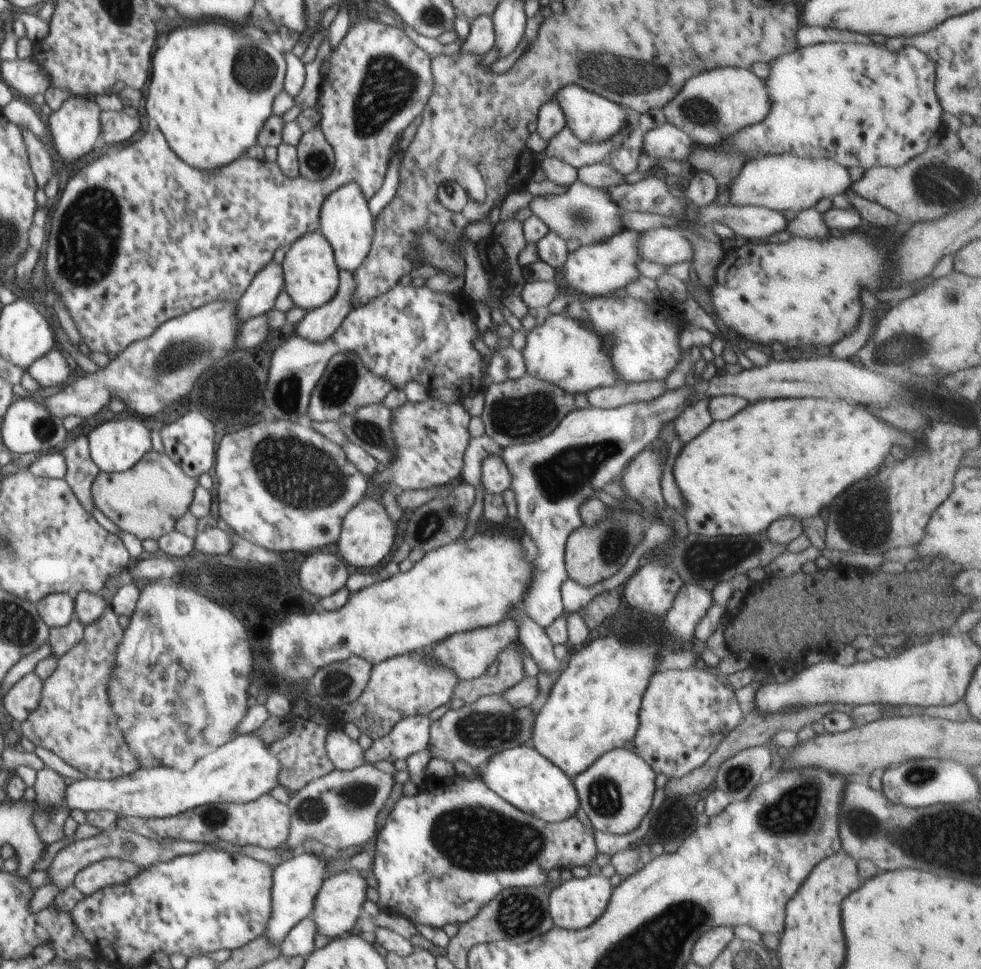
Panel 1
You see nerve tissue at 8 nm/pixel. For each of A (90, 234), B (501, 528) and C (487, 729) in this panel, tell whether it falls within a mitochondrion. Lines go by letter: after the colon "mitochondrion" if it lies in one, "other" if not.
A: mitochondrion
B: other
C: mitochondrion

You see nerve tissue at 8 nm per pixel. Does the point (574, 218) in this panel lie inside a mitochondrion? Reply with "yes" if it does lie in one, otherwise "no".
yes

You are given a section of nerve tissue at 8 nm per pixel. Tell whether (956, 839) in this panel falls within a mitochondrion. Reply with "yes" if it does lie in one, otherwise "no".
yes

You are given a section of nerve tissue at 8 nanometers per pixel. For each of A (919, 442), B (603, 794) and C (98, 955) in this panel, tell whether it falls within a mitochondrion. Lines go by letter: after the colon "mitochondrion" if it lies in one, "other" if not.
A: other
B: mitochondrion
C: other

